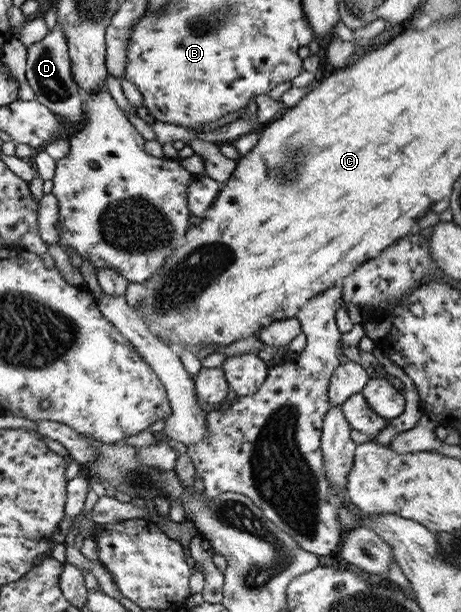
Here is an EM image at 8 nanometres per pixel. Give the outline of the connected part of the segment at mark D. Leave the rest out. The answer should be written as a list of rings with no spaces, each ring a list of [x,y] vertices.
[[[55,24],[38,42],[26,47],[25,77],[33,90],[33,99],[55,113],[63,124],[79,124],[83,120],[83,95],[71,78],[67,43],[61,25]]]

